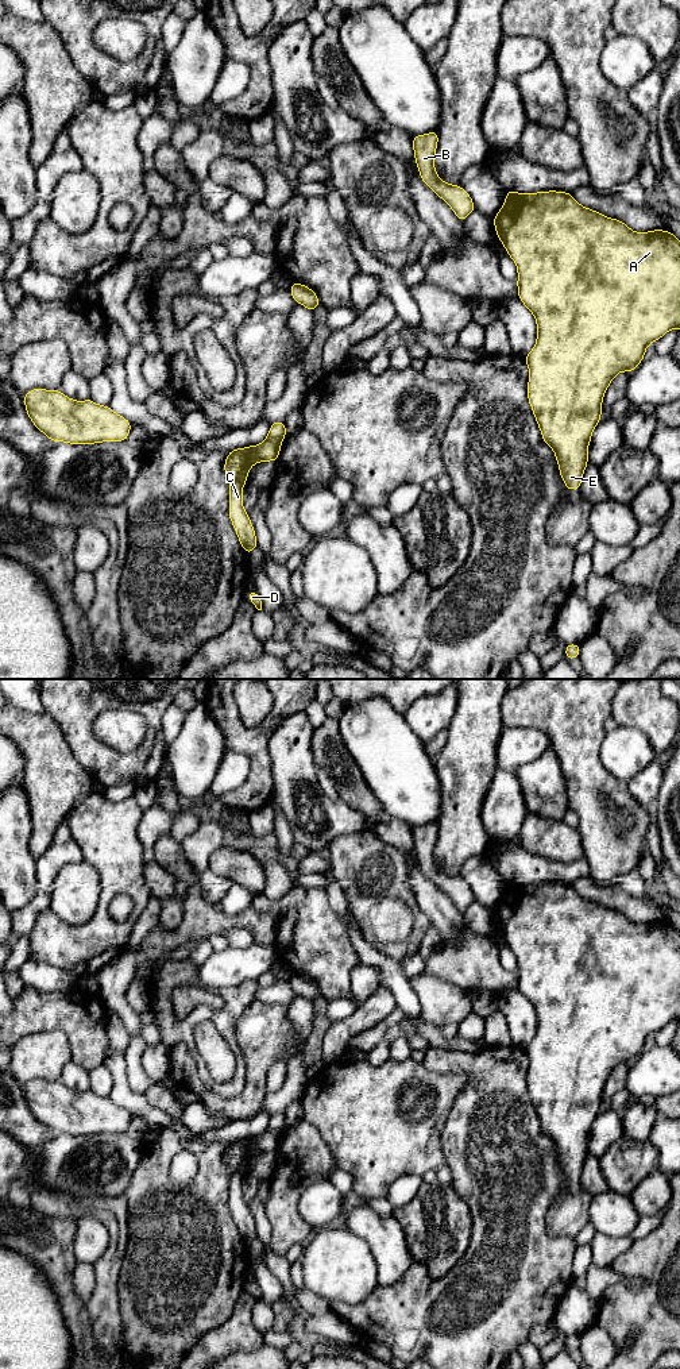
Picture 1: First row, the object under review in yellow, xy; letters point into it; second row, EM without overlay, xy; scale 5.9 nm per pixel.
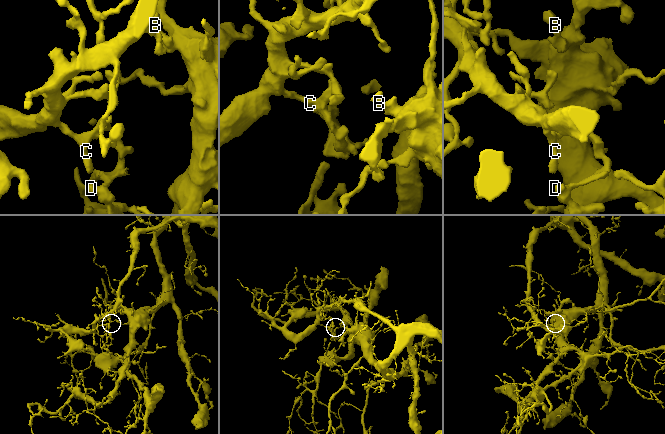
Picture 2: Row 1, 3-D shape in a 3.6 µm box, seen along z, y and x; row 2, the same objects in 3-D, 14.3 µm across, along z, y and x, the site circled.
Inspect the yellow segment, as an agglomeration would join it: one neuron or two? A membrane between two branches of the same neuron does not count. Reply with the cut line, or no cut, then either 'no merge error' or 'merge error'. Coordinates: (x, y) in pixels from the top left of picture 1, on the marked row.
cut in xy along (266, 438), (282, 440); merge error

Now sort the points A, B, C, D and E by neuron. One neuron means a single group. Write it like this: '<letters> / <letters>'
A B C E / D

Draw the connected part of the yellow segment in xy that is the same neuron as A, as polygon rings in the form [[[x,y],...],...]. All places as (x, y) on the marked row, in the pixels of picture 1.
[[[506,190],[506,200],[492,220],[497,236],[517,265],[518,298],[533,313],[537,323],[536,344],[523,358],[529,367],[529,382],[526,386],[528,400],[541,431],[542,440],[556,455],[560,477],[565,487],[568,490],[579,490],[583,473],[588,464],[591,436],[600,421],[603,397],[611,381],[622,371],[631,373],[635,370],[645,358],[645,351],[652,342],[657,342],[673,328],[680,329],[680,240],[668,230],[635,232],[618,219],[610,219],[594,209],[580,205],[571,193],[557,190],[536,193]]]

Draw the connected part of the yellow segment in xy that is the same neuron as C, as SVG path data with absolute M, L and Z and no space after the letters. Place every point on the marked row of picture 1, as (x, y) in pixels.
M256 446L232 450L224 462L224 473L229 479L229 508L228 514L236 531L237 539L247 555L258 548L258 539L248 513L243 508L242 490L247 483L250 468L259 463Z

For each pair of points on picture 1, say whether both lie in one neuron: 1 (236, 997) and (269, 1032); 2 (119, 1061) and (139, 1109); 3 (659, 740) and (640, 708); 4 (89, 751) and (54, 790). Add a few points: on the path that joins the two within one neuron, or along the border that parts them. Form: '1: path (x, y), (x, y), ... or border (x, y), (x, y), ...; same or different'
1: border (254, 999), (239, 1017), (235, 1037); different
2: path (119, 1074), (120, 1090), (127, 1096); same
3: path (659, 732), (659, 727), (648, 716); same
4: border (64, 735), (73, 756), (96, 779); different

